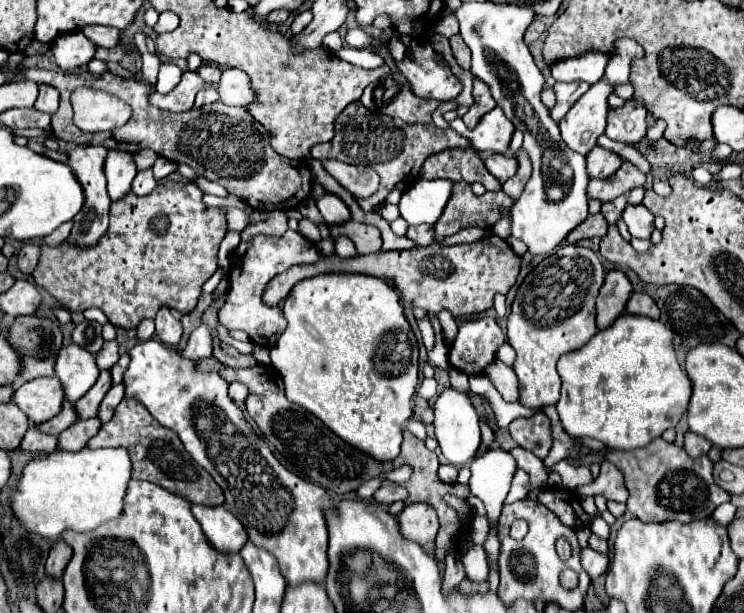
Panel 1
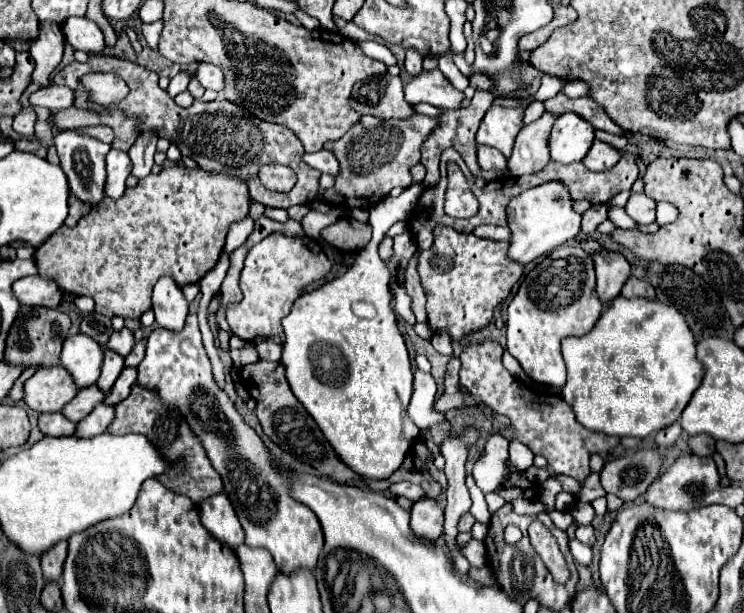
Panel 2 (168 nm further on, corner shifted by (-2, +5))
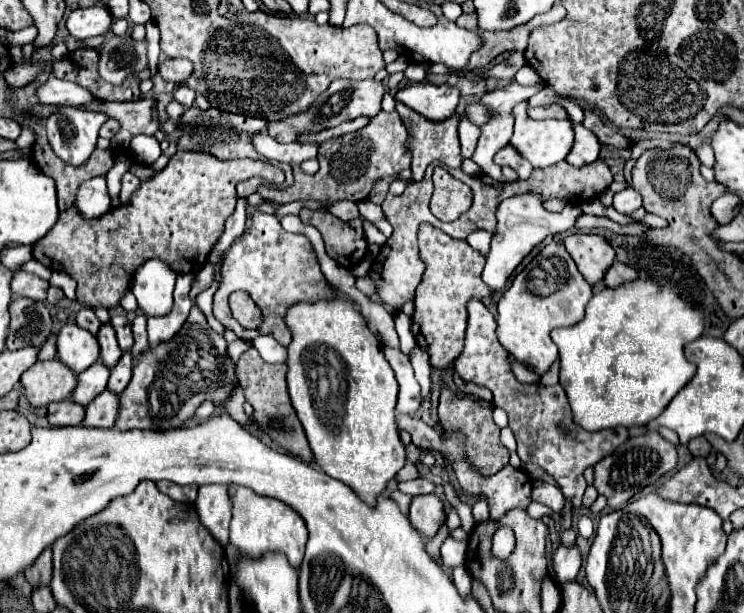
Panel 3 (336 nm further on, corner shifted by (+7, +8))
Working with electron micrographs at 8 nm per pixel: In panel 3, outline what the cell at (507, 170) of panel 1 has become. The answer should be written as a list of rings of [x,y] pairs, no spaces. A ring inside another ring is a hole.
[[[459,116],[459,142],[461,142],[461,154],[463,158],[471,158],[471,154],[475,152],[477,146],[477,138],[479,138],[479,126],[471,124],[471,120],[467,120],[467,116]]]

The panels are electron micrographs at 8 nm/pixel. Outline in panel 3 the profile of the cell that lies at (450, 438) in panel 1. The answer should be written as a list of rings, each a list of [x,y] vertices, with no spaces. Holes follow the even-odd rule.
[[[465,568],[453,570],[453,582],[455,582],[455,588],[461,596],[471,596],[471,576],[467,574]]]

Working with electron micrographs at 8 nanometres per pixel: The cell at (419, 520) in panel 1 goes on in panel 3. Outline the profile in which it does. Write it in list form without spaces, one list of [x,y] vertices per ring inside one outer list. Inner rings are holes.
[[[435,494],[415,496],[411,502],[409,520],[415,530],[421,532],[423,538],[433,538],[437,530],[445,524],[445,504]]]

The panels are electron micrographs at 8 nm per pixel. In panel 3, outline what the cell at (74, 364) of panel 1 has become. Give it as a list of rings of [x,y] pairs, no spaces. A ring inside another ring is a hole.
[[[65,324],[57,338],[57,356],[79,374],[99,358],[99,342],[91,332],[77,324]]]

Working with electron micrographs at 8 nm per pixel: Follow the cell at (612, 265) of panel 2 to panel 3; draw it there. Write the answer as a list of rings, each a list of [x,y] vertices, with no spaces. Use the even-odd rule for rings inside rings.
[[[571,234],[563,240],[563,246],[589,284],[603,280],[607,268],[615,260],[615,250],[597,234]]]

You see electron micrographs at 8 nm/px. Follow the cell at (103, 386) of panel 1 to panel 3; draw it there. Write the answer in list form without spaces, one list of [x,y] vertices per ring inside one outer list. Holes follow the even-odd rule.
[[[111,322],[103,324],[101,330],[97,332],[97,340],[99,340],[99,346],[101,346],[101,356],[99,360],[107,366],[107,368],[113,368],[117,364],[117,360],[121,358],[121,348],[117,344],[117,338],[115,338],[115,330],[111,328]]]

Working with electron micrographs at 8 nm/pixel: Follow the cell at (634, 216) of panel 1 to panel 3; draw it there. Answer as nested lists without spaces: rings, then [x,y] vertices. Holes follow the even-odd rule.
[[[625,188],[613,196],[613,208],[621,214],[631,214],[641,208],[641,194],[637,194],[633,188]]]

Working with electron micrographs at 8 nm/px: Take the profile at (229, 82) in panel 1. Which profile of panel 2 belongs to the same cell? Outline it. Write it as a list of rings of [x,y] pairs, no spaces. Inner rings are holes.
[[[200,63],[200,67],[196,69],[196,77],[206,89],[216,91],[218,95],[224,93],[224,71],[220,67],[212,63]]]

